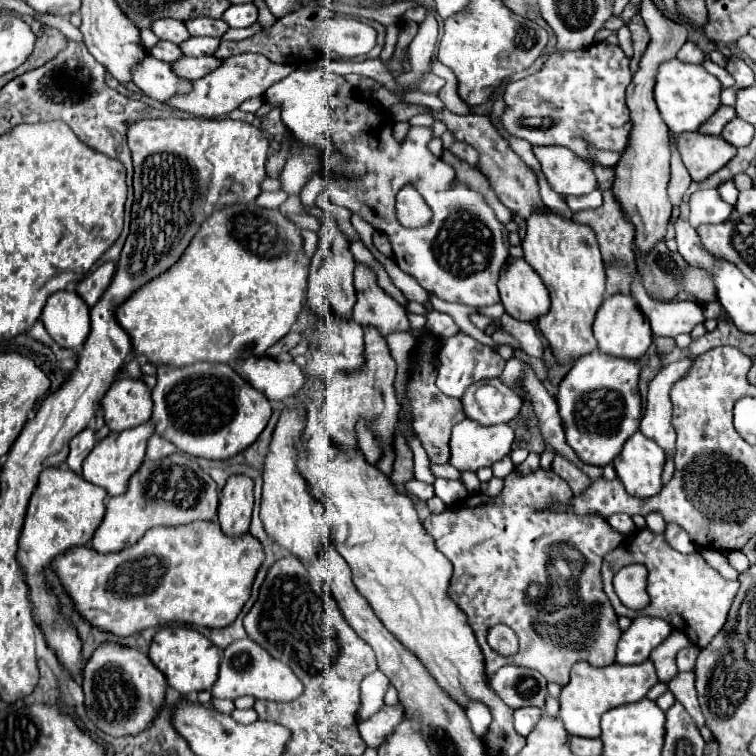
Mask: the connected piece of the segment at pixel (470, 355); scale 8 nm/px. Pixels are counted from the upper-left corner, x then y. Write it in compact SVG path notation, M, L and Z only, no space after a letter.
M460 330L456 335L440 342L440 350L438 350L438 388L452 398L460 398L466 388L478 380L486 380L486 378L498 378L504 370L504 358L494 352L492 348L476 342L474 338Z

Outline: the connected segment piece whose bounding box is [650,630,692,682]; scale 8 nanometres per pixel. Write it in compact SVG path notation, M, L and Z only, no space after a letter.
M674 630L672 636L652 652L650 660L656 666L656 674L658 674L660 682L668 682L668 680L672 680L676 676L676 672L678 672L676 654L678 654L678 650L682 650L684 646L690 646L690 644L692 642L688 640L688 636L684 632Z

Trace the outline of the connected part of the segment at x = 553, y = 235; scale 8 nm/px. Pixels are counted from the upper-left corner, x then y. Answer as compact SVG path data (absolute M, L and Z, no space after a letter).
M552 210L538 212L538 216L528 220L522 250L526 262L538 272L550 292L552 304L550 310L538 318L538 328L548 340L556 362L564 366L574 358L596 350L598 344L592 334L592 322L604 300L606 272L594 232L574 220L554 214Z

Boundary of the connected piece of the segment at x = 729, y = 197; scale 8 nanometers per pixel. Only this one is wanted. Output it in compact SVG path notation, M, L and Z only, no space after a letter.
M728 180L728 182L724 182L720 188L718 188L718 192L720 192L720 198L724 200L724 202L728 202L728 204L736 204L736 198L738 198L738 190L736 190L736 186L734 186L734 182L732 180Z

